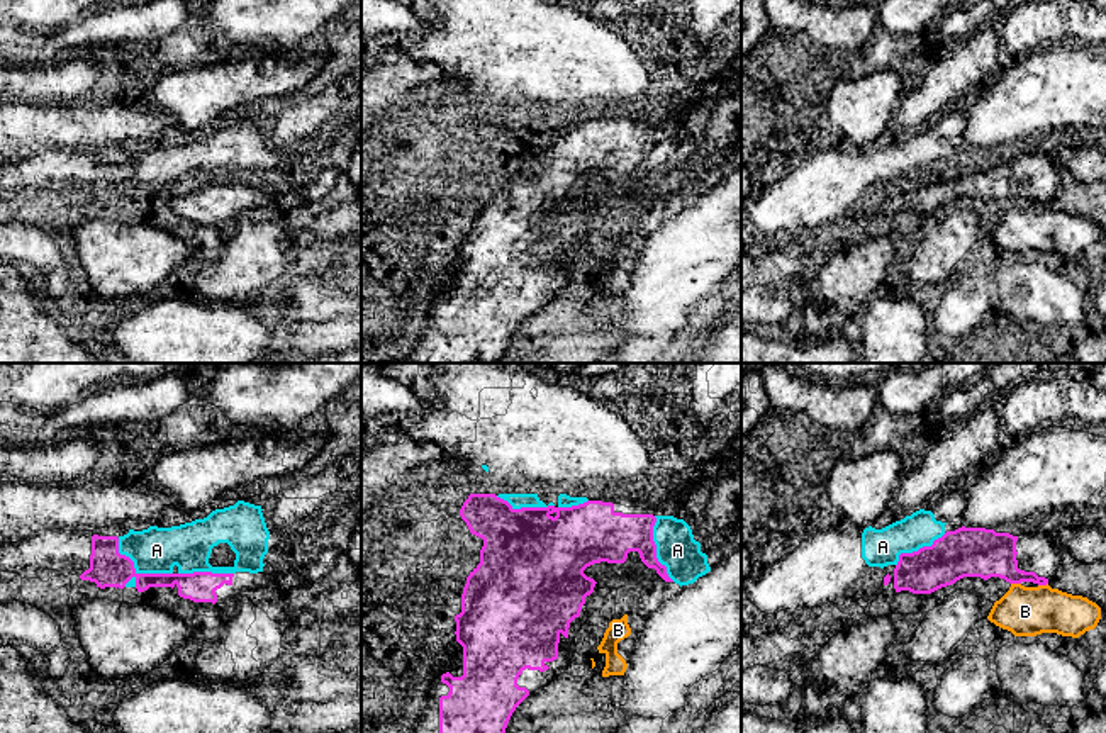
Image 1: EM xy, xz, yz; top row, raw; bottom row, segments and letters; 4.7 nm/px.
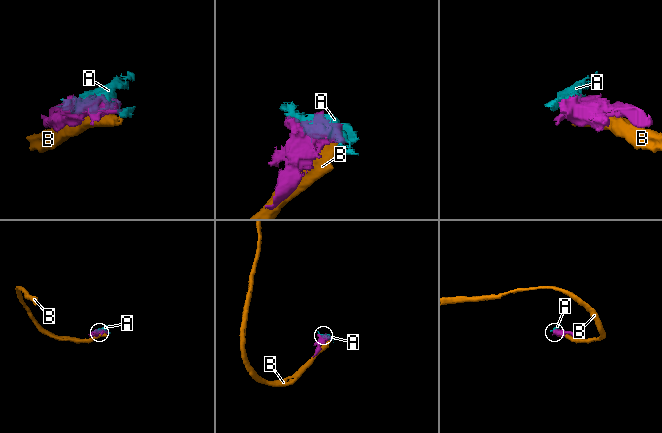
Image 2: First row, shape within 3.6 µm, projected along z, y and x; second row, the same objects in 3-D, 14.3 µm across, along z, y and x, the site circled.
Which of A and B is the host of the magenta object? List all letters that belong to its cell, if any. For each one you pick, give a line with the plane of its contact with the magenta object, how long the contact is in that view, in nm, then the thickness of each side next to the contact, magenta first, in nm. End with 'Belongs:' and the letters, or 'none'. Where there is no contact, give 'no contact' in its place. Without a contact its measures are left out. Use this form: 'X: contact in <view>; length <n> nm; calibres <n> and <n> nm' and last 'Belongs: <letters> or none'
Belongs: none

